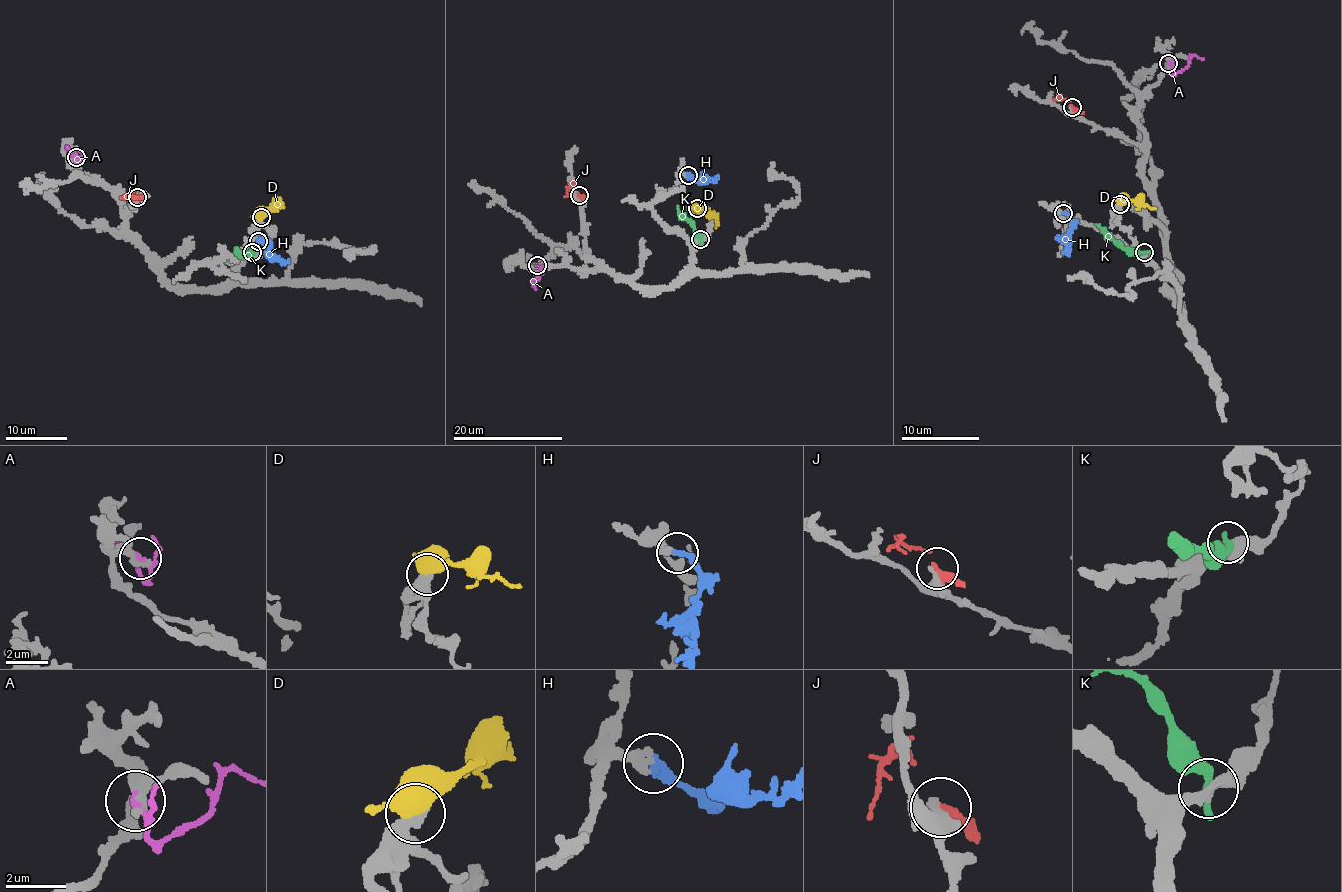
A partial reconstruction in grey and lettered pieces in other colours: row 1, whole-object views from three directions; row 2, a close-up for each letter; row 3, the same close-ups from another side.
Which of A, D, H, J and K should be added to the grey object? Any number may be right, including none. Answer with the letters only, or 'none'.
H

